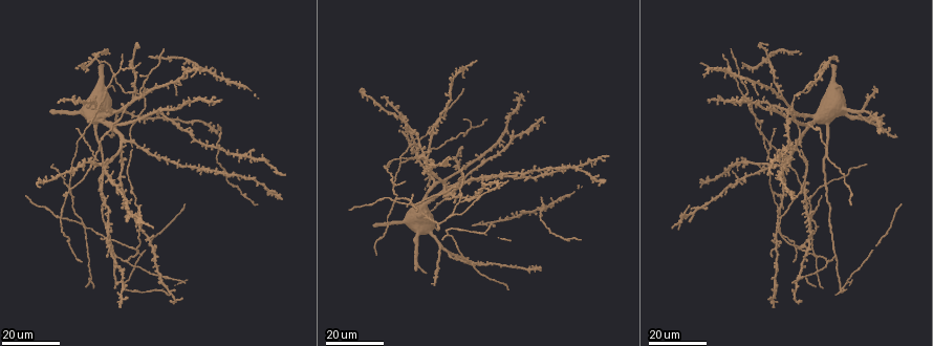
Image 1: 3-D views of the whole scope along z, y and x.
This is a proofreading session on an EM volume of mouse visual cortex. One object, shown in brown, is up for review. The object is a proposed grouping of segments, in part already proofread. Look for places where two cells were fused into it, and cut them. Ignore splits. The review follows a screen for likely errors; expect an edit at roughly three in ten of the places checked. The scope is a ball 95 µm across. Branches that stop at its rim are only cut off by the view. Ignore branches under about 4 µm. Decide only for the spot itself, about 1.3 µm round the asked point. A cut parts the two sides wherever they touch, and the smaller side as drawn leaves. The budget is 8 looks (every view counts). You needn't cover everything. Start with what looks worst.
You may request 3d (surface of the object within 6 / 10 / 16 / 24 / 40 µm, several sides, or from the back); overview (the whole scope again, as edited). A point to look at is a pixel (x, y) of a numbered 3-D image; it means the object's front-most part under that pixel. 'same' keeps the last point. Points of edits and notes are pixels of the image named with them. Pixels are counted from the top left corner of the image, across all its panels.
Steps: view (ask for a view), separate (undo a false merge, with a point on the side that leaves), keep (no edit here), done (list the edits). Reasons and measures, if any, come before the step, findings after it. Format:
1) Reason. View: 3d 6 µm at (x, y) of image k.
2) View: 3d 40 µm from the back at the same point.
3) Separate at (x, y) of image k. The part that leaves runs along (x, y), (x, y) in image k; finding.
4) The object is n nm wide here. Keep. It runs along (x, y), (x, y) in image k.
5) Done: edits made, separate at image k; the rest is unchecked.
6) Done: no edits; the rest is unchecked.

Arms part here. View: 3d 24 µm at (166, 275) of image 1.

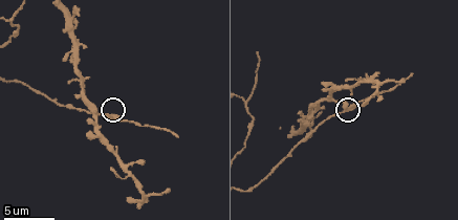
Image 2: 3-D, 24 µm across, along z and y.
View: 3d 10 µm at (116, 118) of image 2.

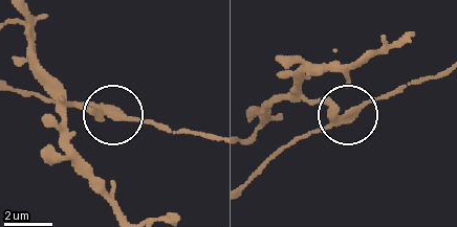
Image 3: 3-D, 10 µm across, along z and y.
The object is 320 nm wide here. Keep. Continuous, no second cell.

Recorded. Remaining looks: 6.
Arms part here. View: 3d 16 µm at (119, 69) of image 1.

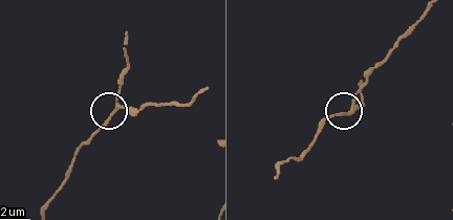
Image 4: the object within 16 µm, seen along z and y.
View: 3d 10 µm at (349, 108) of image 4.

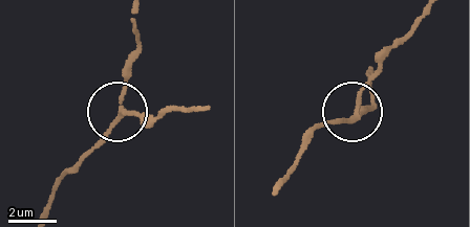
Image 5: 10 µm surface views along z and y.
3 arms meet here. Keep. It runs along (44, 206), (119, 110), (127, 58) in image 5; one cell here.

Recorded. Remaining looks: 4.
Two arms at a narrow angle. View: 3d 24 µm at (112, 179) of image 1.

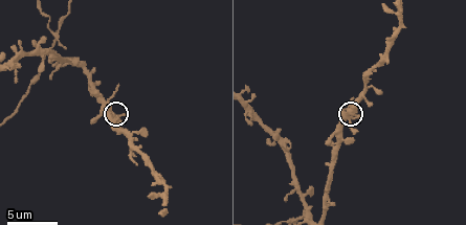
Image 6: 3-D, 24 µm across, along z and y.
Zoom in. View: 3d 10 µm at (113, 113) of image 6.

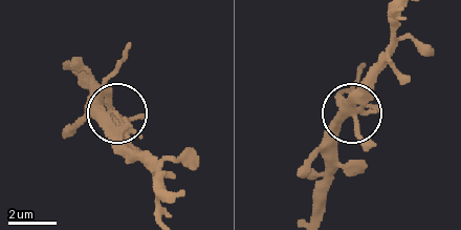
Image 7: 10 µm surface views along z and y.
Keep. Continuous, no second cell.

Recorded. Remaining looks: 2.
Three-way junction. View: 3d 16 µm at (117, 258) of image 1.

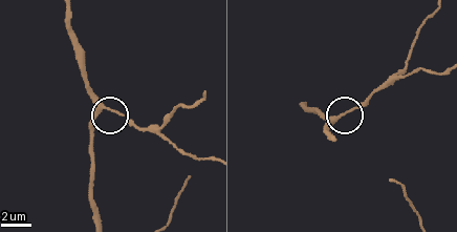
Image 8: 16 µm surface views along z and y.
View: 3d 6 µm at (338, 120) of image 8.

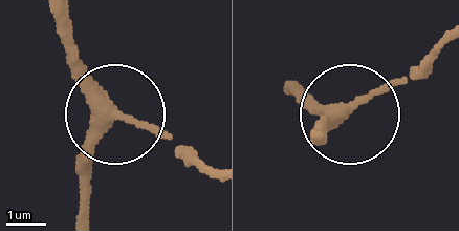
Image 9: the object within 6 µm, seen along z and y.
Keep. It runs along (56, 19), (65, 48), (115, 109), (92, 149), (79, 209) in image 9; one cell here.

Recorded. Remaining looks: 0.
Done: no edits; the rest is unchecked.

